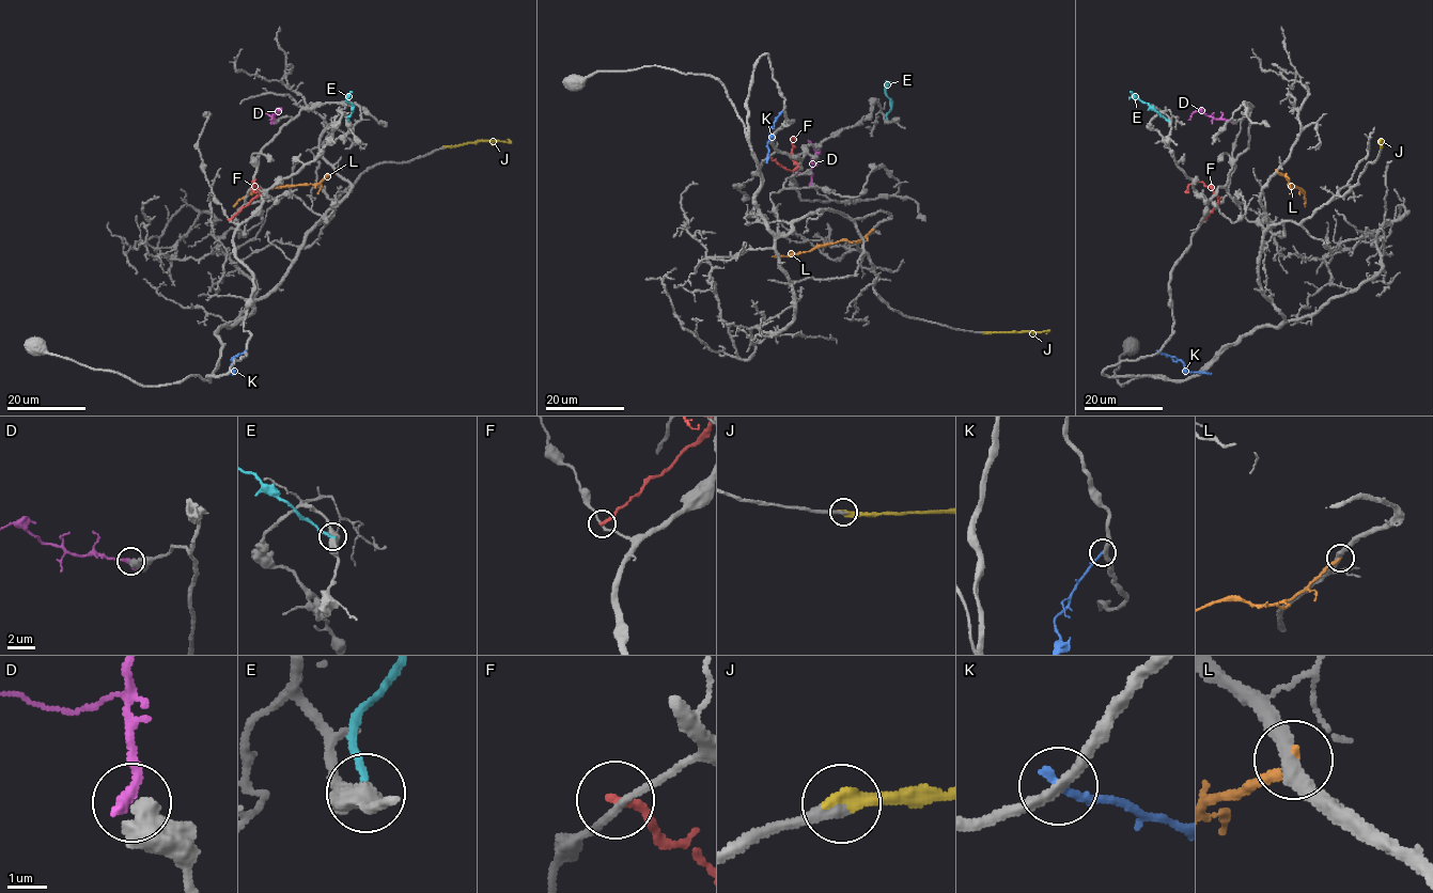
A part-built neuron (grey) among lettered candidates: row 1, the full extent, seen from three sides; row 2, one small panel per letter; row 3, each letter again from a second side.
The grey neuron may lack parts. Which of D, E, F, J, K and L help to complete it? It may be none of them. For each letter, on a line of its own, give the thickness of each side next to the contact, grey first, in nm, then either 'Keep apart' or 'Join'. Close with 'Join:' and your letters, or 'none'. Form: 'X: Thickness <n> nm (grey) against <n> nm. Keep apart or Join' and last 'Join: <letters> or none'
D: Thickness 600 nm (grey) against 360 nm. Keep apart
E: Thickness 550 nm (grey) against 200 nm. Keep apart
F: Thickness 180 nm (grey) against 240 nm. Keep apart
J: Thickness 300 nm (grey) against 440 nm. Join
K: Thickness 280 nm (grey) against 220 nm. Keep apart
L: Thickness 360 nm (grey) against 280 nm. Keep apart
Join: J

